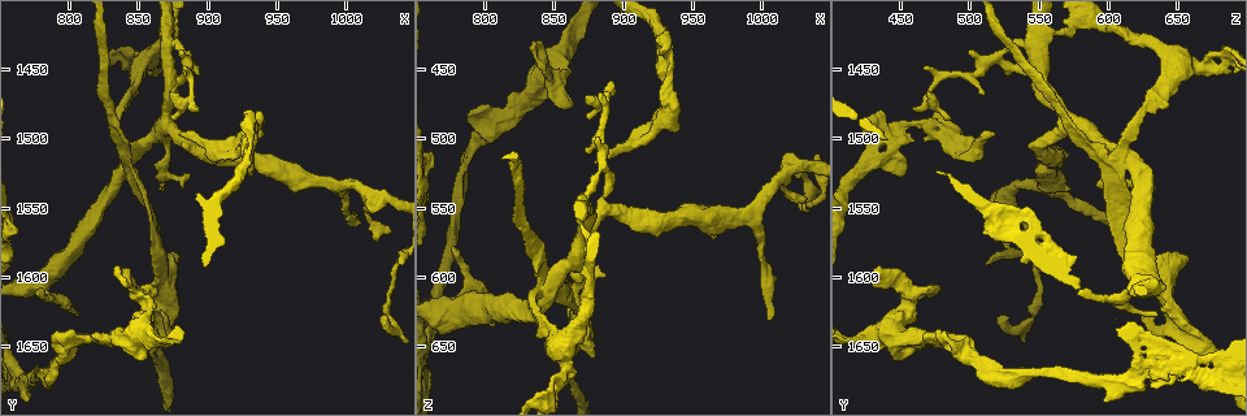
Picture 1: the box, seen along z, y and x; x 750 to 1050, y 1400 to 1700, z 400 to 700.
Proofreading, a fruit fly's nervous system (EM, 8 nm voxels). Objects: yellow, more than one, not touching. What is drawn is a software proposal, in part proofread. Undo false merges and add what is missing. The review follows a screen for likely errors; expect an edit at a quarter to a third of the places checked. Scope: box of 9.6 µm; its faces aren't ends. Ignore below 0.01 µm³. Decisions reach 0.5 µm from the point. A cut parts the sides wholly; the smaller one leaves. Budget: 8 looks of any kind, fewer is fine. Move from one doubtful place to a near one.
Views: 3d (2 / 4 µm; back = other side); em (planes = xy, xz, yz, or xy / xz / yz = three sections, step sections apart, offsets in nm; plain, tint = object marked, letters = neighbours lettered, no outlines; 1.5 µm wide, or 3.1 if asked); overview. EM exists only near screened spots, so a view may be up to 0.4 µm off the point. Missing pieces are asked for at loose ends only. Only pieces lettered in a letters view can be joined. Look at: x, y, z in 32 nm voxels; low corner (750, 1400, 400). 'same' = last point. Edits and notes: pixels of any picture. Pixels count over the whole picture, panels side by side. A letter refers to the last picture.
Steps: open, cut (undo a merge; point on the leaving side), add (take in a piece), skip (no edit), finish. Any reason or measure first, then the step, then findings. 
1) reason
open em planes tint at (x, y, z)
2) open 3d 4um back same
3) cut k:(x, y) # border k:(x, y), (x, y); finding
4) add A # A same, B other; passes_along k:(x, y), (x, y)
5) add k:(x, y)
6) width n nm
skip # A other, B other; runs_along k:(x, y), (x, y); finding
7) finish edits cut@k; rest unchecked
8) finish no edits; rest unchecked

an open end
open 3d 4um at (880, 1588, 660)

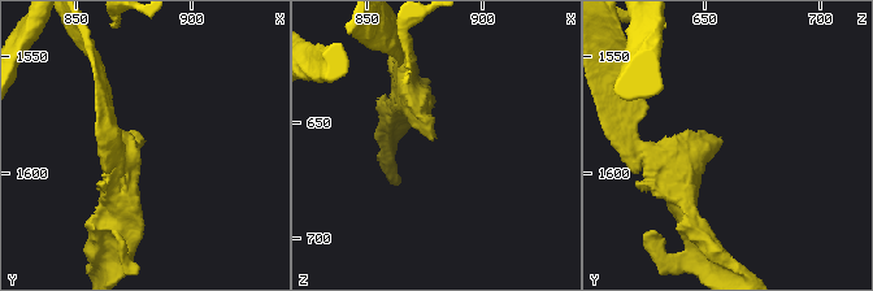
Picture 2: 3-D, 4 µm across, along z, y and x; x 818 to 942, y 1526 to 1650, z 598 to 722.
shape alone is not enough
open em xy step 4 letters at (877, 1587, 659)

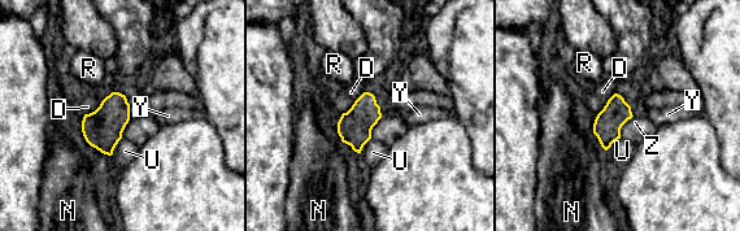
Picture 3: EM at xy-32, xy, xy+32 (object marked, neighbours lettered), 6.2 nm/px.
skip # D other, N other, R other, U other, Y other, Z other; border 3:(364, 91), (342, 114); none of them fits

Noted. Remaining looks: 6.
branch stops here
open 3d 2um at (882, 1498, 518)

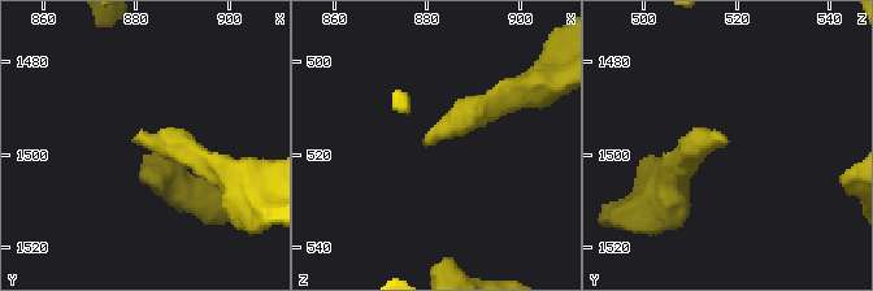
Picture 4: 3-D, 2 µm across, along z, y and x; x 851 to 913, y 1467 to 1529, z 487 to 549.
now the EM
open em planes letters at (881, 1498, 518)

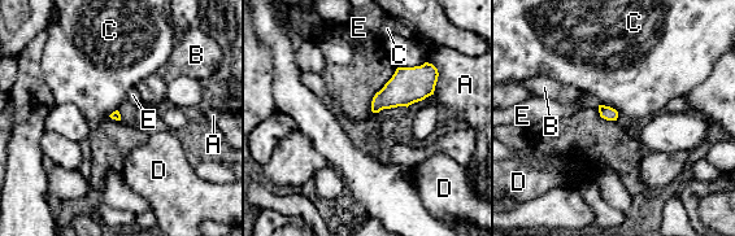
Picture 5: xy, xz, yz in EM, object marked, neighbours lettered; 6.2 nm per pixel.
longest_contact A 220 nm
skip # A other, B other, C other, D other, E other; none of them fits

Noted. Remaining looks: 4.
branch stops here
open em 3.1um planes tint at (932, 1526, 450)

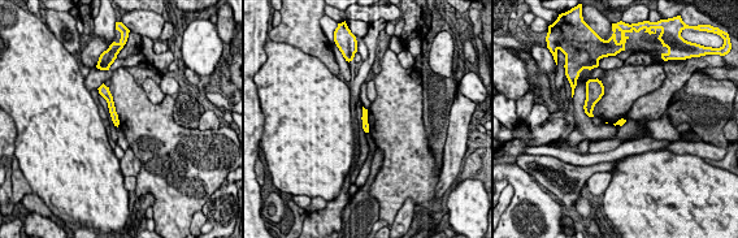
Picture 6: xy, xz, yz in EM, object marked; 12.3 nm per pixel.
what lies round it
open em 3.1um planes letters same

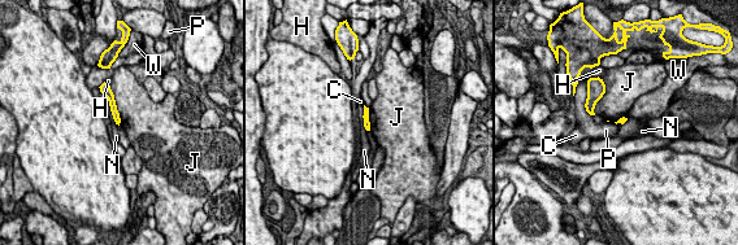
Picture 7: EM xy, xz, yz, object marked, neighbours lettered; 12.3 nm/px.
skip # C other, H other, J other, N other, P other, W other; no lettered piece goes on from it

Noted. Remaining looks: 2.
finish no edits; rest unchecked

